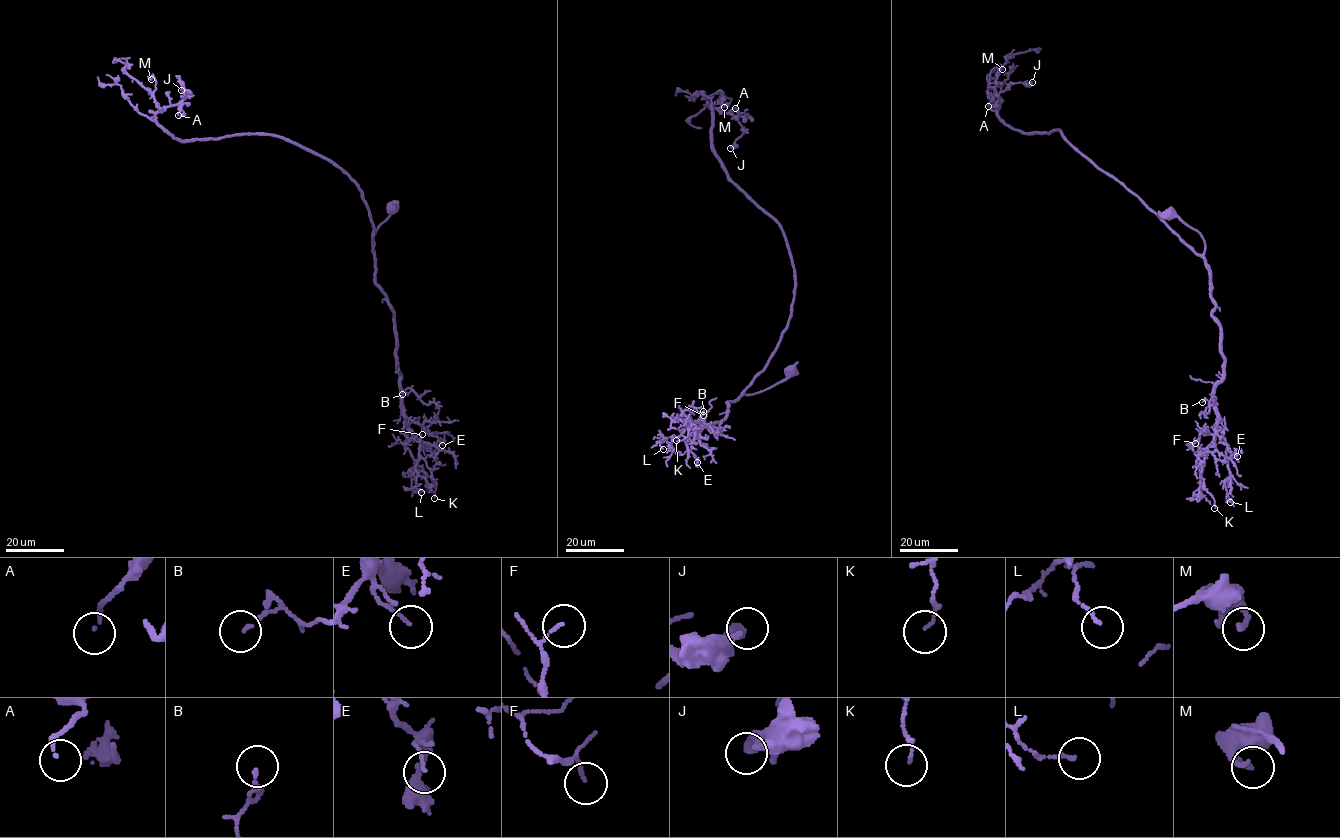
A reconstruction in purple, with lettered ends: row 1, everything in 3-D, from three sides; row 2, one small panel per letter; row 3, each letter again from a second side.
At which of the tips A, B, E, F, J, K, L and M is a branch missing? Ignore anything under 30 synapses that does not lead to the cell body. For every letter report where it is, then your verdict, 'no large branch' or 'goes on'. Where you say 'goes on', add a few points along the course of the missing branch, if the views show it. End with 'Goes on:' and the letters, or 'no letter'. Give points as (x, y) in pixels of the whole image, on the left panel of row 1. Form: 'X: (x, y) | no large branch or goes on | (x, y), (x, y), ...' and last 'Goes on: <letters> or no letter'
A: (178, 115) | no large branch
B: (402, 394) | no large branch
E: (442, 445) | no large branch
F: (422, 434) | no large branch
J: (181, 90) | no large branch
K: (434, 498) | no large branch
L: (421, 492) | no large branch
M: (151, 79) | no large branch
Goes on: no letter

